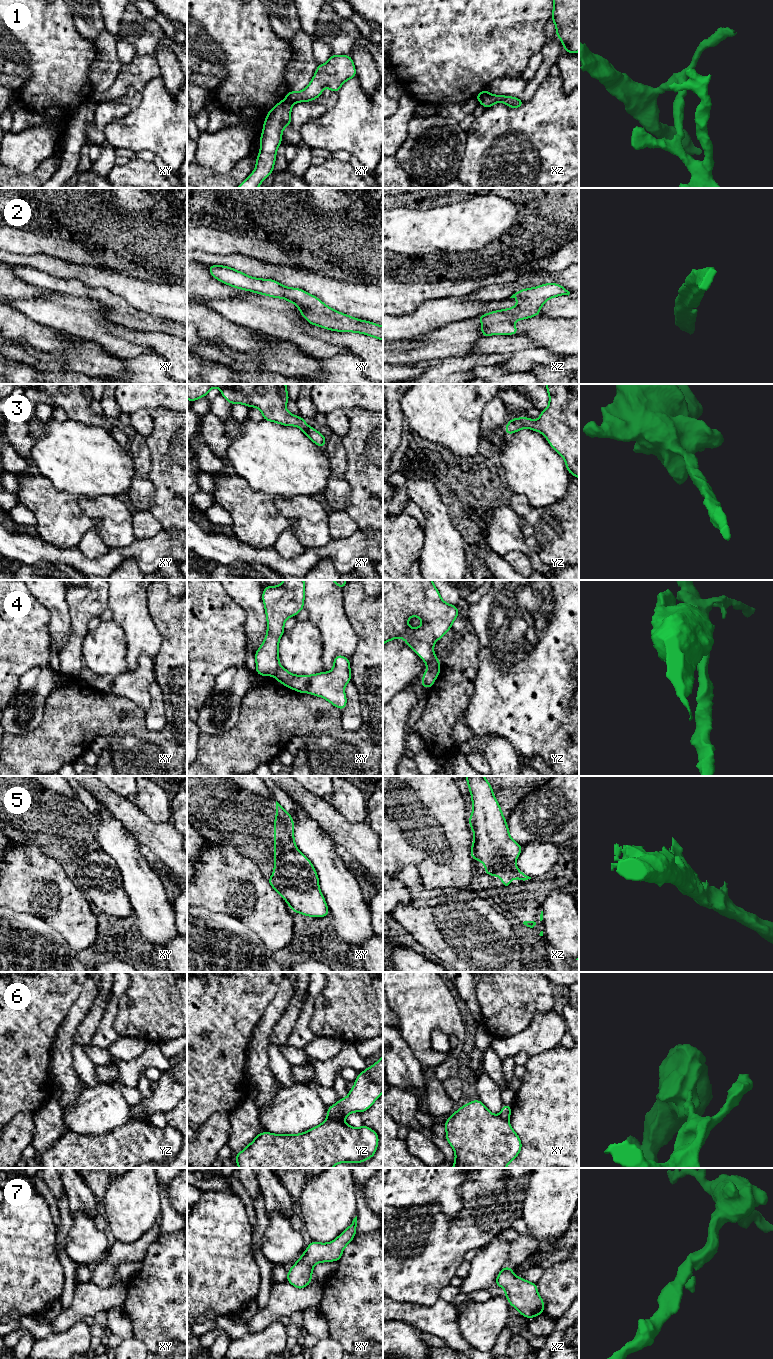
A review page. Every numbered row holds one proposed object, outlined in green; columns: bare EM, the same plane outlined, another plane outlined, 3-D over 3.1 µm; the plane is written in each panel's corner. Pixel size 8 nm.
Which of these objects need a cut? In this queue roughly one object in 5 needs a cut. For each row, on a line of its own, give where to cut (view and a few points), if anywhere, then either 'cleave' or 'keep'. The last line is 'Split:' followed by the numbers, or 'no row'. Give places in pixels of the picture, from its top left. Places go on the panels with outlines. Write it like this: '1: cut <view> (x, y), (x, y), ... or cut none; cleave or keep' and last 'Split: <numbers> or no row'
1: cut xz (487, 92), (479, 101); cleave
2: cut none; keep
3: cut none; keep
4: cut yz (439, 664), (427, 669); cleave
5: cut none; keep
6: cut yz (327, 1116), (340, 1121); cleave
7: cut none; keep
Split: 1, 4, 6

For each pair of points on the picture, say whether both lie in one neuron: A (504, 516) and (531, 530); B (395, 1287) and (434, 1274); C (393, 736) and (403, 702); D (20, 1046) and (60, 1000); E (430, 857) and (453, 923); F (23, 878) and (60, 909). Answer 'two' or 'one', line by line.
A: two
B: one
C: one
D: one
E: two
F: one

